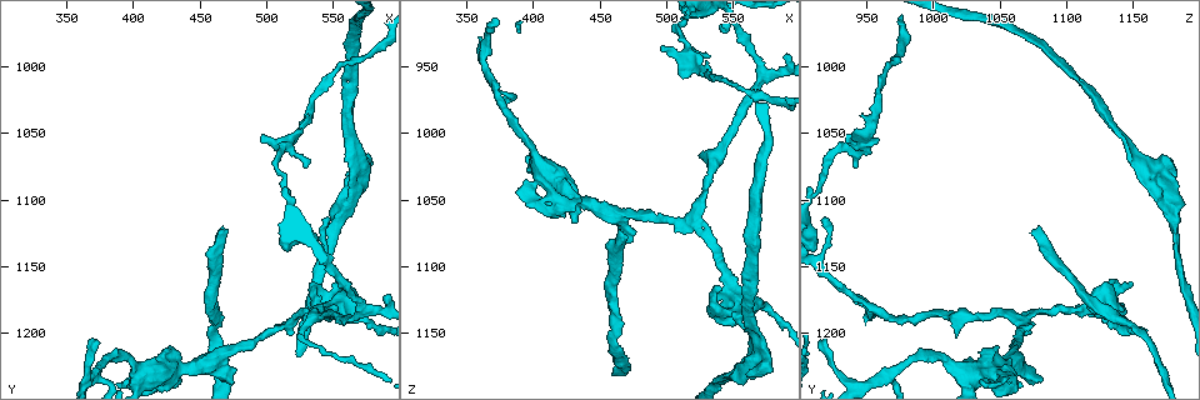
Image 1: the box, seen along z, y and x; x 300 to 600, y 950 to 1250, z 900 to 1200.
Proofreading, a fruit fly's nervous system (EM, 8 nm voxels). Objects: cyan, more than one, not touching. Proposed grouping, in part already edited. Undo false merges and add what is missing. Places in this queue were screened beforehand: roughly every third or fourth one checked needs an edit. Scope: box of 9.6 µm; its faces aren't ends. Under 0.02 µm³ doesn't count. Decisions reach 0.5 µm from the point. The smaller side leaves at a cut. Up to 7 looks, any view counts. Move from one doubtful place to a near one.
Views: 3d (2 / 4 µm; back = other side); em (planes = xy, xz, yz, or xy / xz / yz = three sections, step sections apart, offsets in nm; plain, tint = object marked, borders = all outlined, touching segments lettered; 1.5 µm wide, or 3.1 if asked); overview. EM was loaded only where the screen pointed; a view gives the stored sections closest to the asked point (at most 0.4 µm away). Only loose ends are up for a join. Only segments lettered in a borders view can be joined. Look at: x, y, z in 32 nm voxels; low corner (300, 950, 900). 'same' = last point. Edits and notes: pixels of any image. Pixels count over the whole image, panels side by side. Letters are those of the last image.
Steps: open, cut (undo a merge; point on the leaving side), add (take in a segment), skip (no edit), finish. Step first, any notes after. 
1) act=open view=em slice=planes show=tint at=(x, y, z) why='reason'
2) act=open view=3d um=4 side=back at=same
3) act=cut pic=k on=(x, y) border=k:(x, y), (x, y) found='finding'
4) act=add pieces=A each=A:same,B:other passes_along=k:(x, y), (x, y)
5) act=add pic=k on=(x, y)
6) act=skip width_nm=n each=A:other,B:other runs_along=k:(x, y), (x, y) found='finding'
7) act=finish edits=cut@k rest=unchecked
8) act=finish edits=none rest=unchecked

act=open view=em slice=yz step=4 show=tint at=(496, 1052, 936) why='an open end'

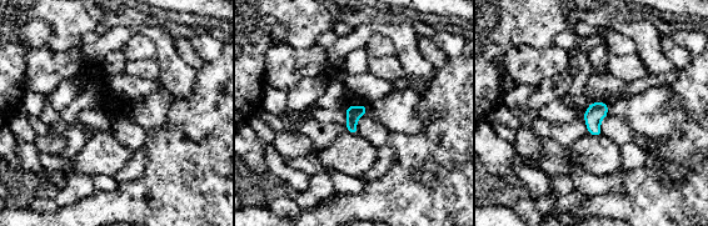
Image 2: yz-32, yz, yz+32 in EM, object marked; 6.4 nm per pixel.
act=open view=em slice=planes show=borders at=same why='another direction'

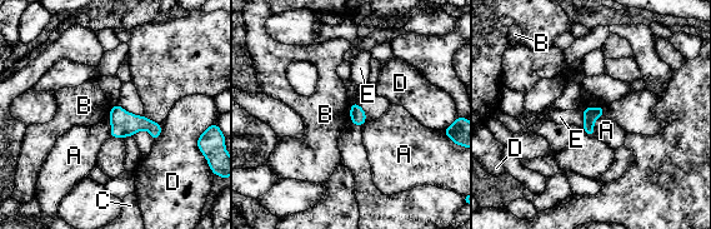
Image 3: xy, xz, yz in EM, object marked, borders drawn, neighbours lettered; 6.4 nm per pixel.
act=skip width_nm=100 each=A:other,B:other,C:other,D:other,E:other border=3:(353, 101), (350, 123) found='no lettered segment goes on from it'

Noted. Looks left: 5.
act=open view=em slice=planes show=borders at=(472, 1124, 1078) why='free end'

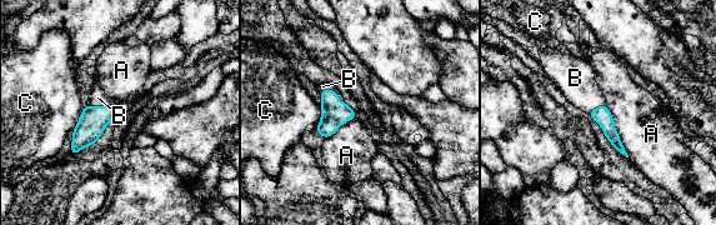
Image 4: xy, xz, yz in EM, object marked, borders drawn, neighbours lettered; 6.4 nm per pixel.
act=add pieces=B width_nm=110 longest_contact=A:360nm each=A:other,B:same,C:other found='it goes on there'

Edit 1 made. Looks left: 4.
act=open view=3d um=4 at=(372, 1230, 970) why='abrupt turn'

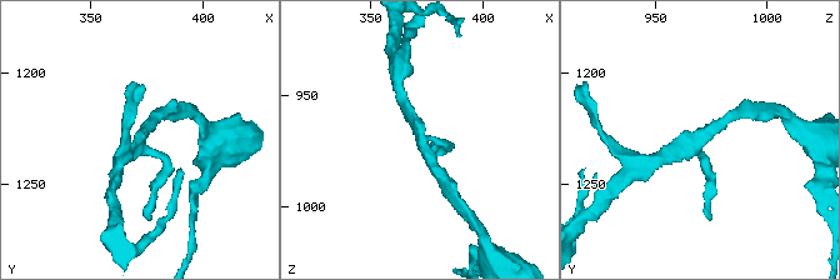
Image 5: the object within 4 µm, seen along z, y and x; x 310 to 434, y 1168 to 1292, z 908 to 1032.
act=open view=em slice=yz step=4 show=tint at=(373, 1227, 972) arms=3 why='shape alone is not enough'

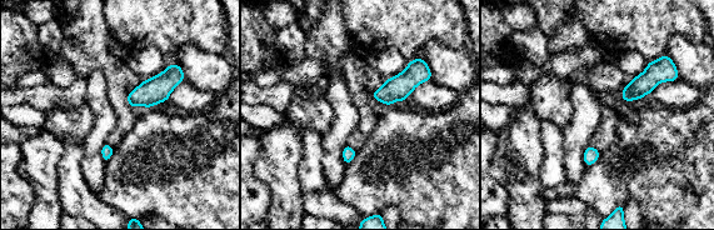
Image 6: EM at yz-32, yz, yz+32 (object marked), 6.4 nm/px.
act=open view=em slice=planes show=borders at=same

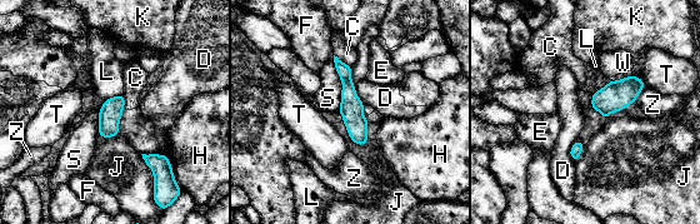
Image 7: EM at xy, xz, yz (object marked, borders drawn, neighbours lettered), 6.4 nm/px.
act=skip each=C:other,D:other,E:other,F:other,H:other,J:other,K:other,L:other,S:other,T:other,W:other,Z:other found='continuous, no second cell'

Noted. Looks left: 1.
act=finish edits=add@4 rest=unchecked

